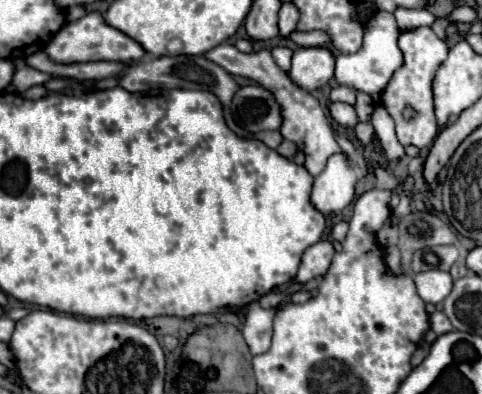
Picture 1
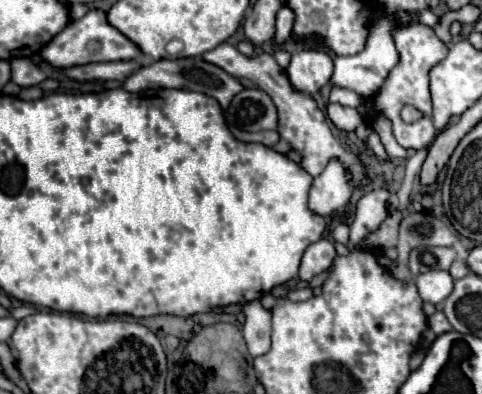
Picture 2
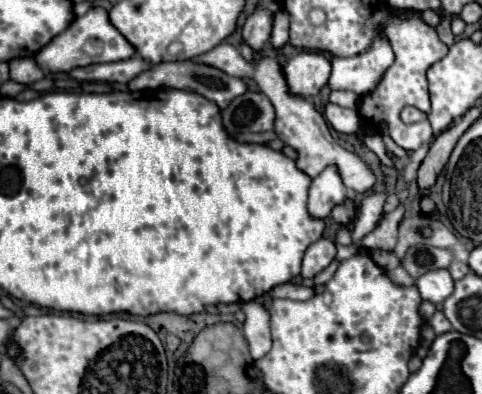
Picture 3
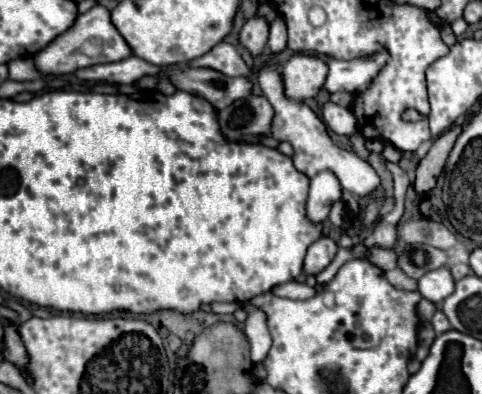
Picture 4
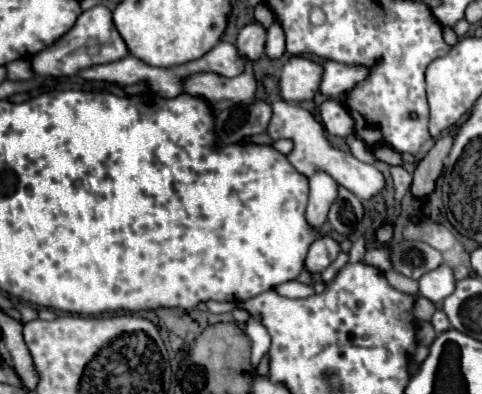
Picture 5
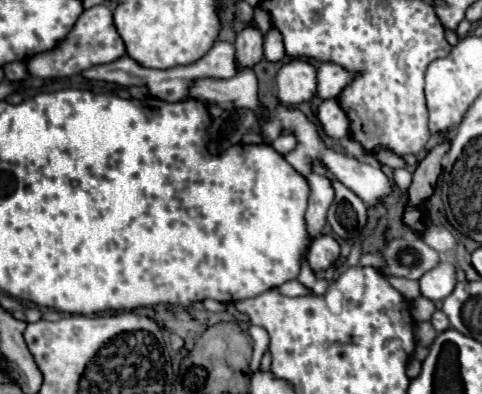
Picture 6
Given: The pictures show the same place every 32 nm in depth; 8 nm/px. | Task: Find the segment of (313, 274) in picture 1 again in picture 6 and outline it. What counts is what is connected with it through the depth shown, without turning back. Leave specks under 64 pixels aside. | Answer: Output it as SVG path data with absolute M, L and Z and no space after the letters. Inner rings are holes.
M316 236L308 248L306 262L314 272L324 272L340 256L340 244L332 236Z

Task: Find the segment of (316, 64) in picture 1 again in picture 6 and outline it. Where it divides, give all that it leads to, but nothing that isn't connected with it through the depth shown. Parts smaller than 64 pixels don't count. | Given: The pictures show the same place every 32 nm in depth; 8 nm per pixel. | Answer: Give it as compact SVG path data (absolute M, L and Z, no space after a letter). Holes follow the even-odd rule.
M294 58L276 76L276 98L284 104L300 104L316 94L316 66Z

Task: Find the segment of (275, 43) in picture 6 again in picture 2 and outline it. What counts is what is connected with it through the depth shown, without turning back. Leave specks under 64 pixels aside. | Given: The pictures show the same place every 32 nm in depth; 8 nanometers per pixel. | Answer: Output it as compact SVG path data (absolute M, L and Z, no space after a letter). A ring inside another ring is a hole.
M284 4L284 6L278 10L278 16L276 16L276 36L274 36L274 40L276 40L278 44L282 44L284 40L290 38L294 18L296 18L296 14L292 12L292 8L288 8L288 4Z

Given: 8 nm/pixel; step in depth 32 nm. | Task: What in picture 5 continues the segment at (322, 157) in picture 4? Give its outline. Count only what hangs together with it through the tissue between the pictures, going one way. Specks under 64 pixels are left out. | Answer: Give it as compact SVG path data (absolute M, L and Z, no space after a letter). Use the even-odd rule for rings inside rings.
M266 76L264 78L264 90L270 98L270 104L274 108L274 116L270 120L268 126L268 134L272 136L272 140L280 140L280 138L288 138L294 142L294 152L290 154L290 160L294 164L294 168L304 174L304 176L312 176L318 170L332 174L340 186L348 188L350 192L354 192L360 200L370 200L374 198L378 192L384 190L384 176L366 162L360 162L358 158L354 158L350 152L342 152L338 148L334 148L324 132L324 126L314 118L312 112L304 110L300 104L296 102L286 102L280 96L280 88L278 88L278 80L274 76Z

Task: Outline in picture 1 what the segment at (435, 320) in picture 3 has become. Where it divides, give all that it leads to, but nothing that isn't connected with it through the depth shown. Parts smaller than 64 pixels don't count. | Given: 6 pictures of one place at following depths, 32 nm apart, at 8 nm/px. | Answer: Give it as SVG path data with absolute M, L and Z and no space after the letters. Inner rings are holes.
M434 312L434 314L430 316L430 326L432 326L432 330L434 330L438 336L454 330L452 324L450 324L450 320L448 320L448 316L444 316L444 312Z

